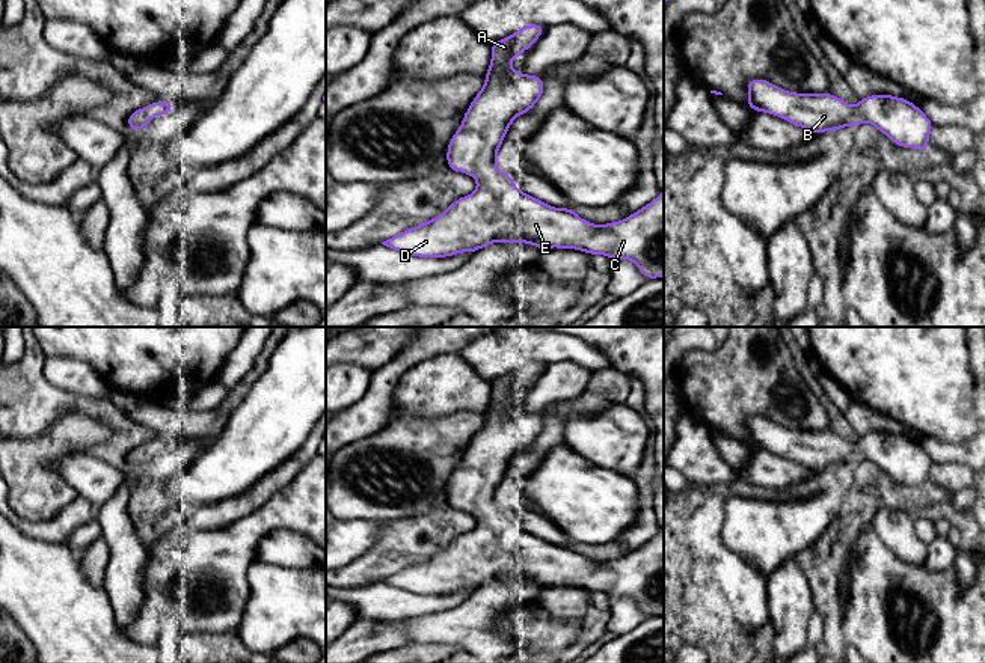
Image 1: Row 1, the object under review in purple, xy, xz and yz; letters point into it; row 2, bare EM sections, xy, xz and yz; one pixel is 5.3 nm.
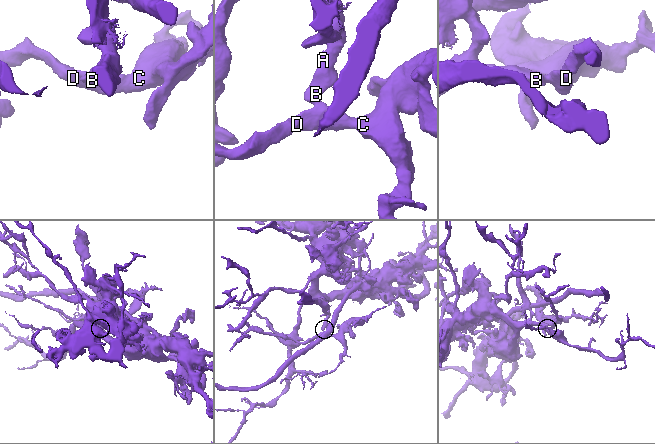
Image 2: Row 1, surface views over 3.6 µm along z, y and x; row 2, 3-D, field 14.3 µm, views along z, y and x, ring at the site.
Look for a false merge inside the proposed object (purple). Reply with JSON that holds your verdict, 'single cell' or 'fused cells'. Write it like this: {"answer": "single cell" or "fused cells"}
{"answer": "single cell"}

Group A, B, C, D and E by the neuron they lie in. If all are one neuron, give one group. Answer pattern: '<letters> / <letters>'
A B C D E

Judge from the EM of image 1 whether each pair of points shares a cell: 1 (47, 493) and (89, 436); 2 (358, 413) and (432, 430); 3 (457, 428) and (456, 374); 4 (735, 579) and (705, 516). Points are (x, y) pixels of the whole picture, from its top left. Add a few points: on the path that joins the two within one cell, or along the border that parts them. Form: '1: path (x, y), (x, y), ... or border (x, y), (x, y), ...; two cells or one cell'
1: path (38, 473), (38, 463), (65, 436), (70, 436); one cell
2: border (389, 421), (374, 433), (359, 439); two cells
3: border (483, 413), (454, 410), (439, 416), (423, 418); two cells
4: path (726, 564), (705, 543), (705, 531); one cell

